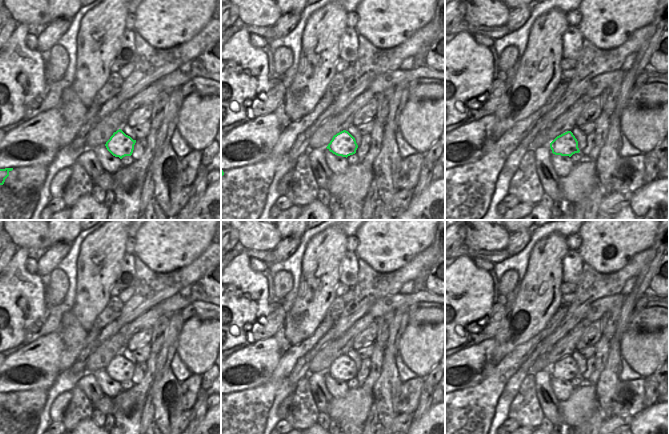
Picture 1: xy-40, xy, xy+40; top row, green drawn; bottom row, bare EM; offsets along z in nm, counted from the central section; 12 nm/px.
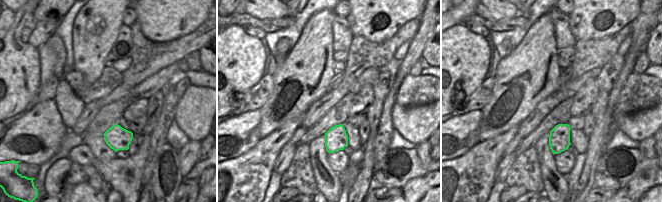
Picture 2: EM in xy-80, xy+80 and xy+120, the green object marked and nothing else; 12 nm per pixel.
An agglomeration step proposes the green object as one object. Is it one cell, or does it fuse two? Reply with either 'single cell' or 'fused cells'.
single cell

